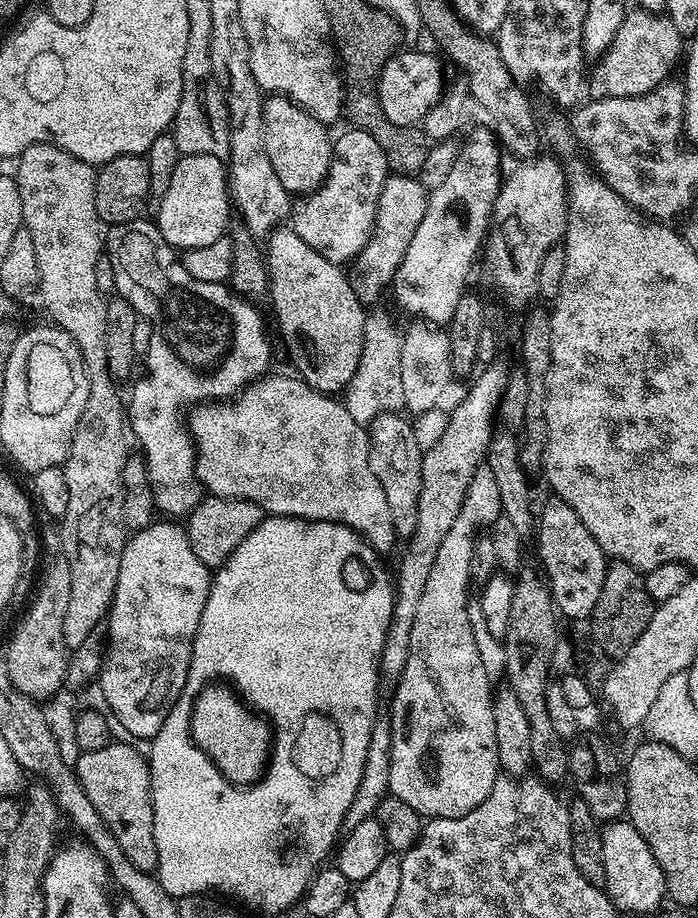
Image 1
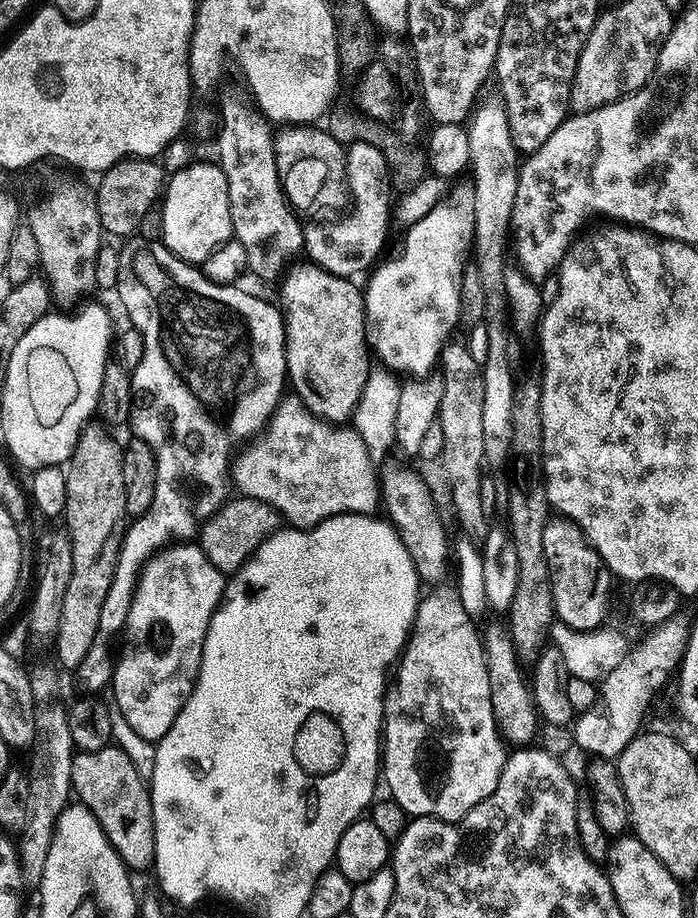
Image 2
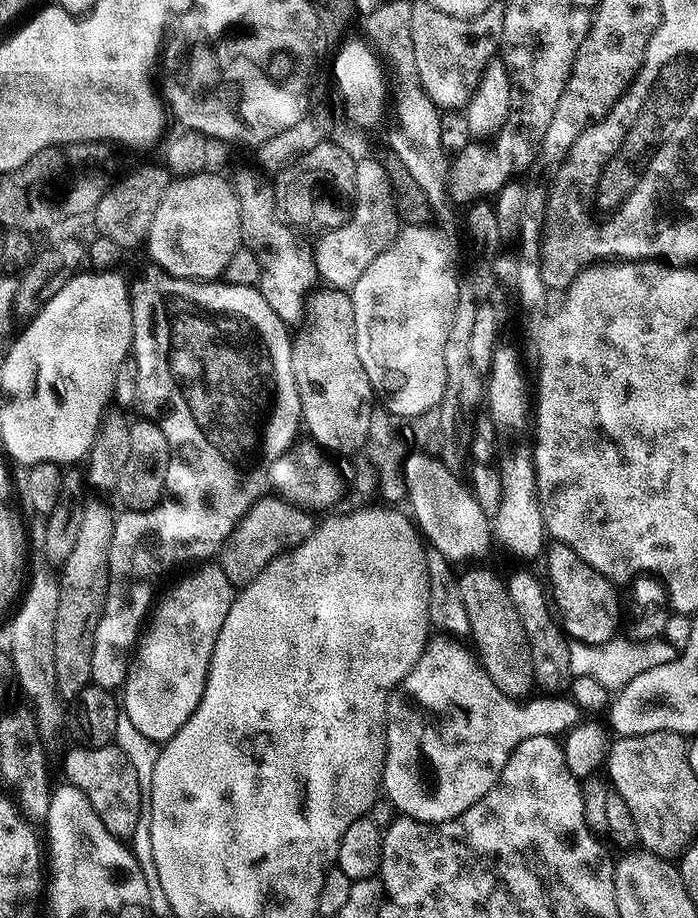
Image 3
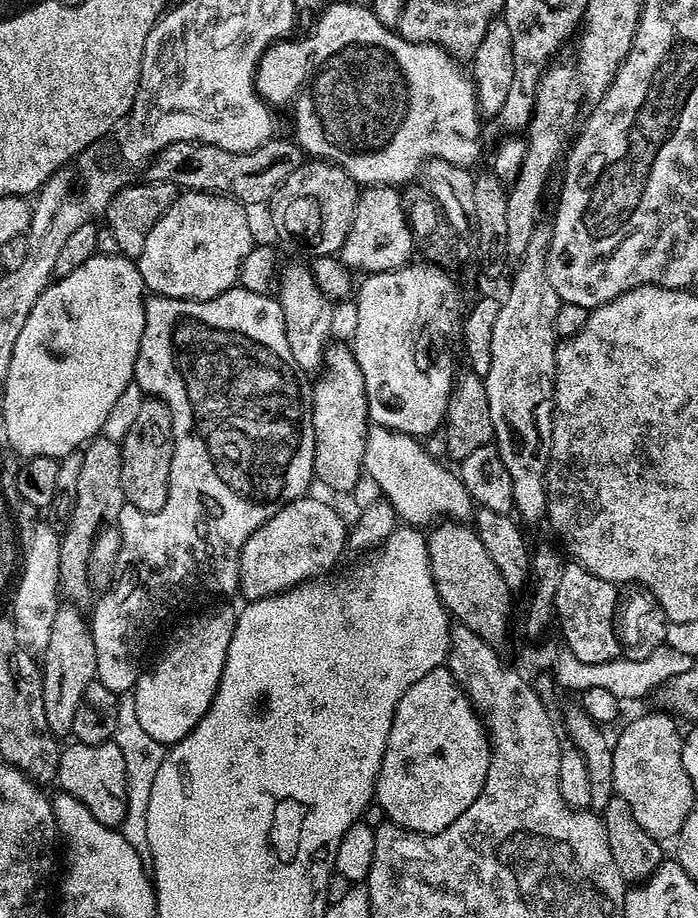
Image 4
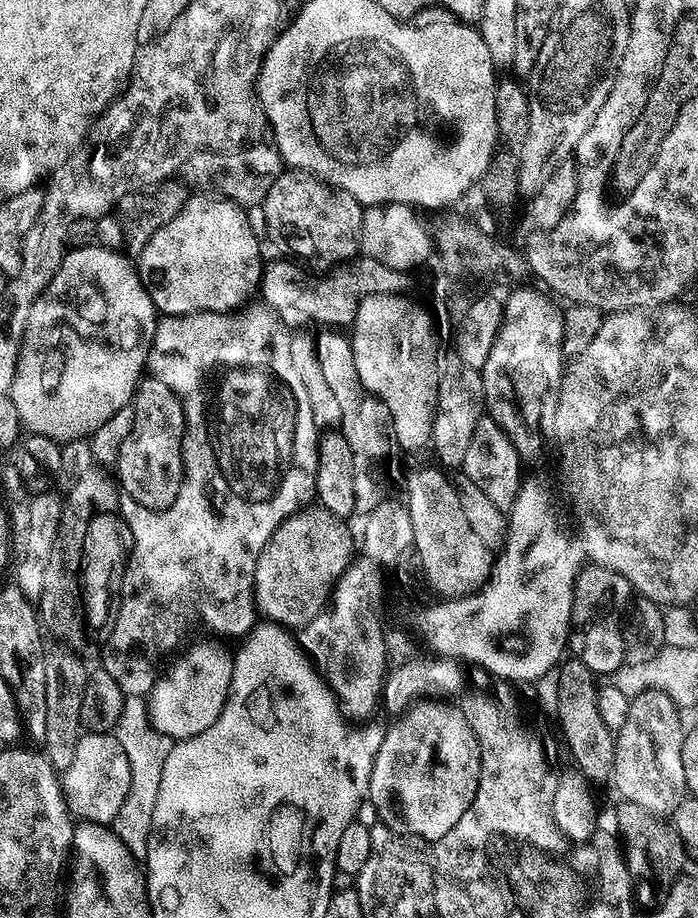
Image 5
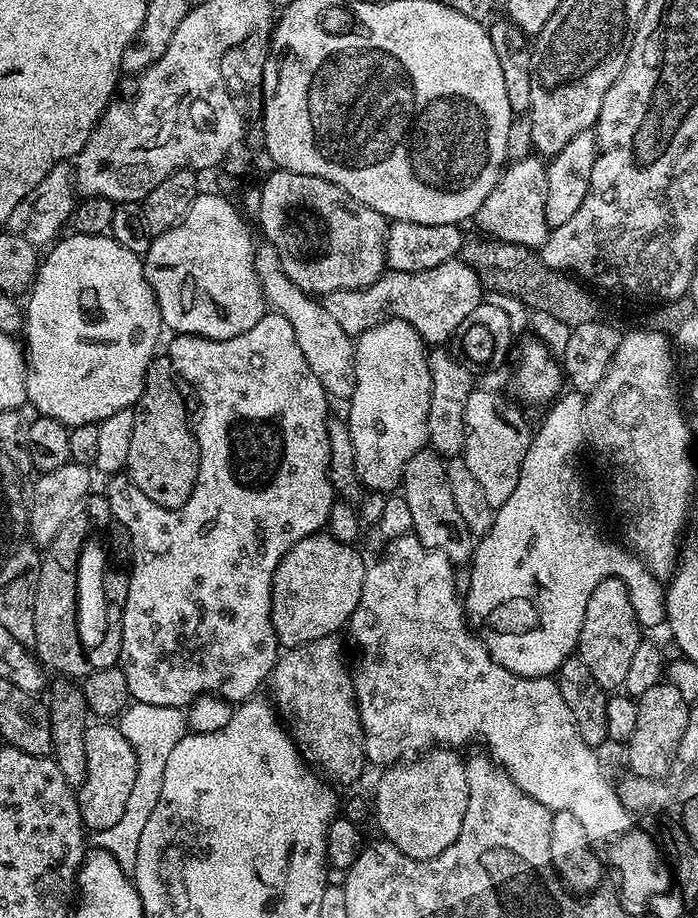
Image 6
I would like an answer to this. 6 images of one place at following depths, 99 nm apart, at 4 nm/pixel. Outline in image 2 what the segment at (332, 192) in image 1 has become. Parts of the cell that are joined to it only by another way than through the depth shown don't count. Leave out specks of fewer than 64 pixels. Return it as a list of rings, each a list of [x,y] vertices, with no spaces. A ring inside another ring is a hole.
[[[358,141],[347,145],[346,155],[350,211],[343,218],[333,219],[336,220],[333,224],[309,223],[304,230],[304,252],[307,259],[322,270],[335,276],[352,278],[357,275],[355,272],[367,273],[381,259],[380,251],[388,240],[388,223],[392,220],[394,200],[388,197],[389,171],[382,150]]]

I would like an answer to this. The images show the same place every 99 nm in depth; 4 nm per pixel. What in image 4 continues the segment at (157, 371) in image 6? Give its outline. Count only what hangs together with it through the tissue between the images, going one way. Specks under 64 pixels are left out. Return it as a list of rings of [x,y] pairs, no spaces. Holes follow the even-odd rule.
[[[146,398],[138,419],[130,426],[126,438],[119,441],[122,454],[122,490],[124,499],[135,511],[160,512],[166,502],[170,482],[170,462],[174,454],[174,430],[170,410],[155,398]]]

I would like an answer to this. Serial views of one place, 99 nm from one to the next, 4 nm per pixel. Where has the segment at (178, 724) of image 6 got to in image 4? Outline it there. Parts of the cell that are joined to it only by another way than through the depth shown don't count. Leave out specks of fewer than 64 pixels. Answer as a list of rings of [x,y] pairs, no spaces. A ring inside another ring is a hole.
[[[131,695],[120,696],[118,706],[118,726],[114,743],[122,750],[122,762],[126,762],[126,818],[122,831],[126,842],[134,846],[138,858],[145,866],[151,865],[150,842],[146,838],[146,806],[150,806],[150,790],[154,786],[154,778],[164,761],[165,745],[159,744],[146,730],[142,730],[142,722],[138,722],[138,710],[134,710]]]

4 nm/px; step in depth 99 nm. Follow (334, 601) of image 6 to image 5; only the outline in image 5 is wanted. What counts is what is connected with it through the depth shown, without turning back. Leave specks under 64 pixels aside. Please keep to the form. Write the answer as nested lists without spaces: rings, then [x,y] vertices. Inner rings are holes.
[[[319,506],[302,508],[283,520],[256,559],[252,599],[257,613],[289,630],[303,629],[323,613],[340,576],[354,560],[348,526]]]

